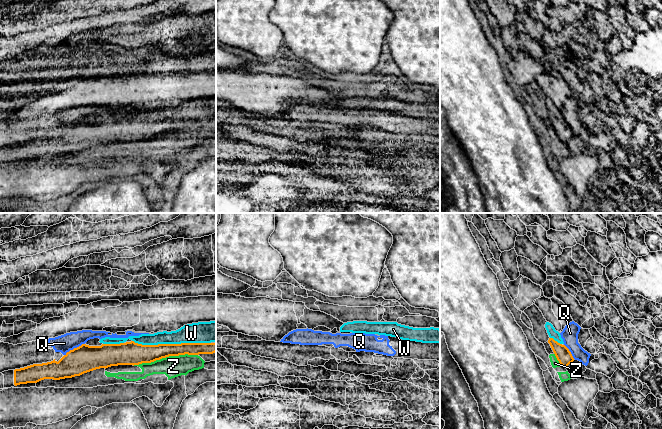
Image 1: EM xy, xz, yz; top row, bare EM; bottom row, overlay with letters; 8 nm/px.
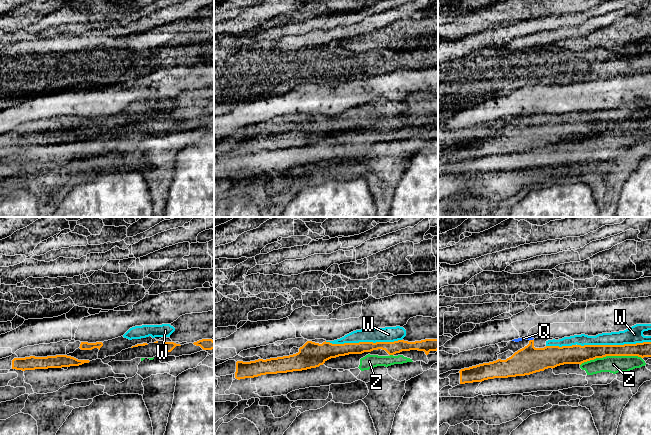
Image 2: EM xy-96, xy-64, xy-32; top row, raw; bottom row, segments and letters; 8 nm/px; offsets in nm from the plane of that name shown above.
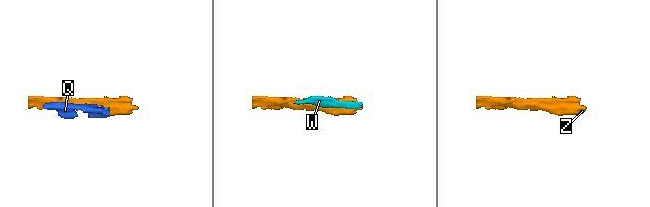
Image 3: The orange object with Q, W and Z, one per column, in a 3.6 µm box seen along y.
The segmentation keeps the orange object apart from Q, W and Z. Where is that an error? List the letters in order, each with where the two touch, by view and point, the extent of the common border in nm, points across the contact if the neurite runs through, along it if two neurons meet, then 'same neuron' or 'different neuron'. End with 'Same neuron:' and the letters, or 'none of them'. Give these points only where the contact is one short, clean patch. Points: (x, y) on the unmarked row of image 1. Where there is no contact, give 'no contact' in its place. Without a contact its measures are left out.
Q: xy (74, 124) | 190 nm | different neuron
W: xy (171, 120) | 650 nm | same neuron
Z: xy (165, 133) | 550 nm | different neuron
Same neuron: W

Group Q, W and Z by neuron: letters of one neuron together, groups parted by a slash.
Q / W / Z

